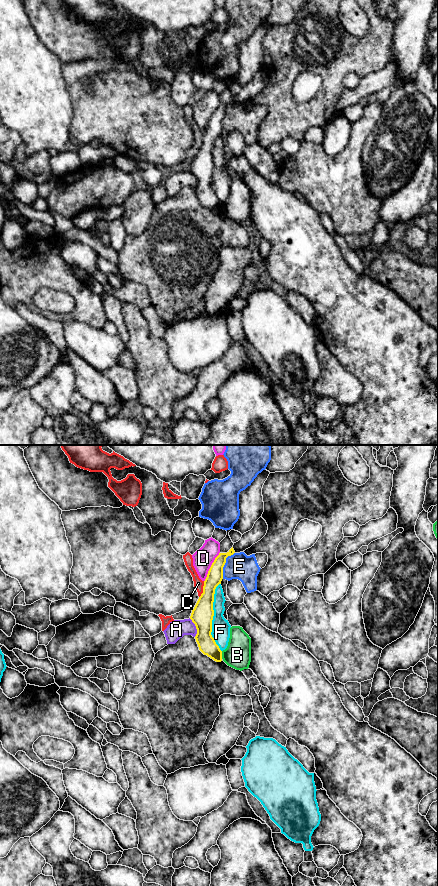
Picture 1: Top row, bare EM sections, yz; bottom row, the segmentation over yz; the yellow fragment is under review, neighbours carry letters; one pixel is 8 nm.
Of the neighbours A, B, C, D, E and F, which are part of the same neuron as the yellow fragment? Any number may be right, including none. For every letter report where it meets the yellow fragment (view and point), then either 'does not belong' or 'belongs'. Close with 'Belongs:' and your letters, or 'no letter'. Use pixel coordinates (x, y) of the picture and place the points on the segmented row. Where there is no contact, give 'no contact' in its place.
A: yz (196, 627) | does not belong
B: yz (221, 655) | does not belong
C: yz (203, 589) | does not belong
D: yz (210, 567) | does not belong
E: yz (224, 564) | does not belong
F: yz (212, 617) | does not belong
Belongs: no letter

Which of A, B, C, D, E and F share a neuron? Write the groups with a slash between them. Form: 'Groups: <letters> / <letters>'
Groups: A / B / C / D / E / F

